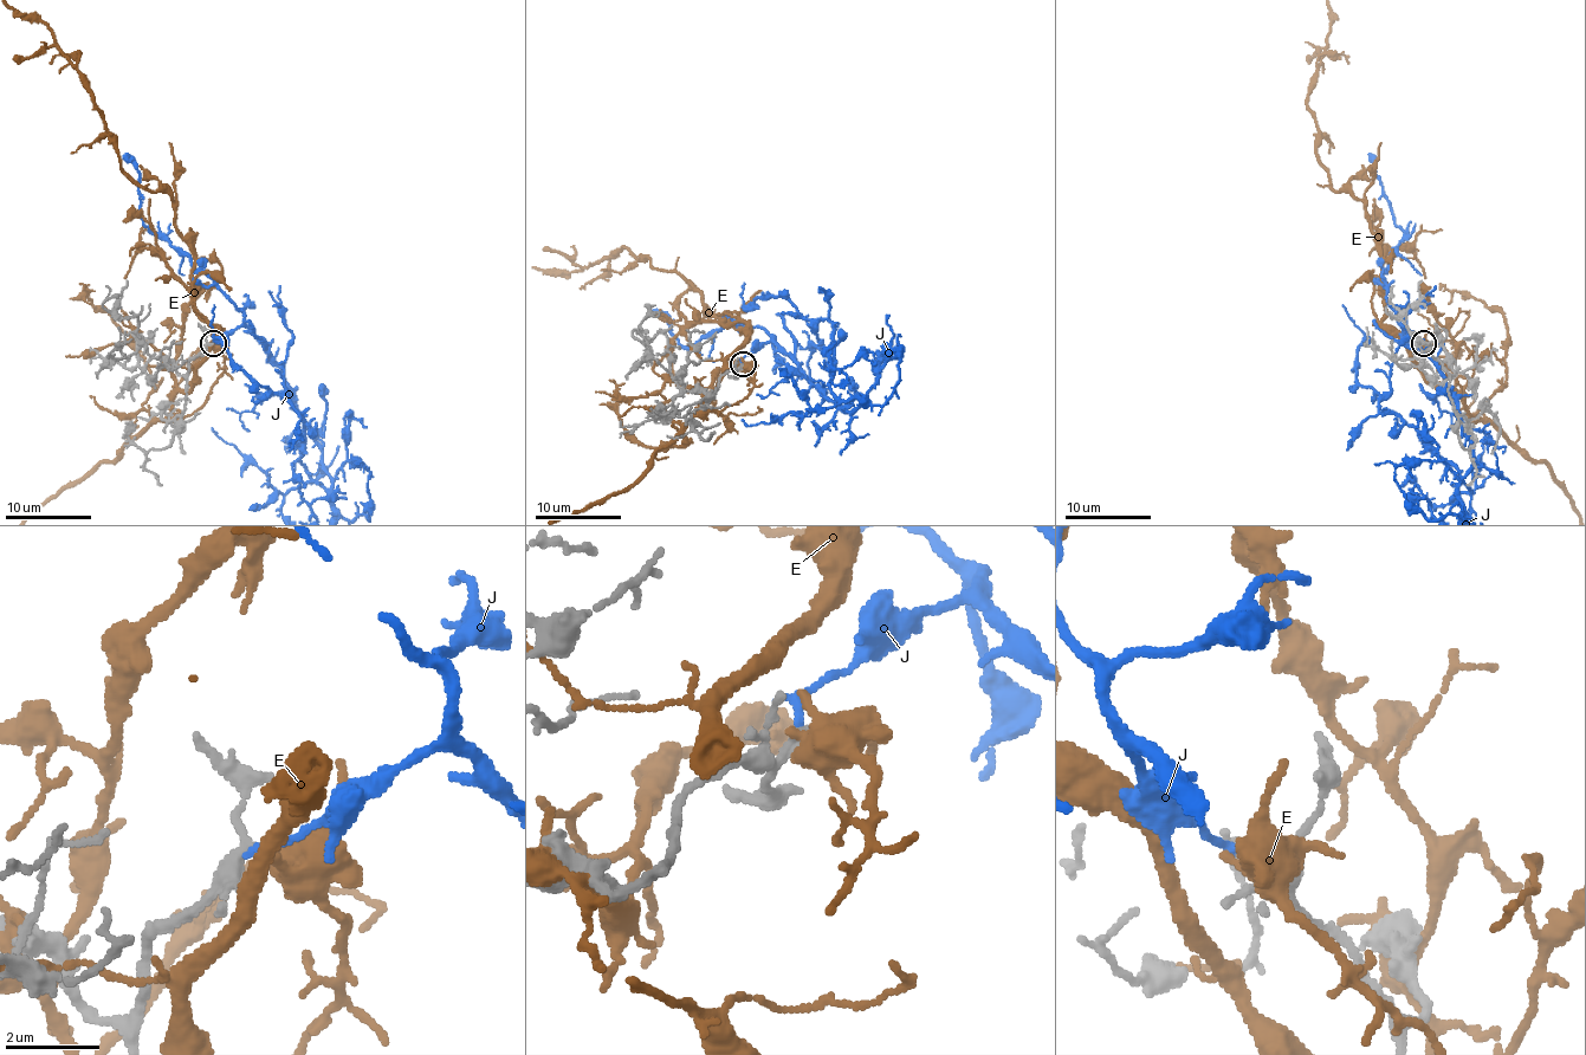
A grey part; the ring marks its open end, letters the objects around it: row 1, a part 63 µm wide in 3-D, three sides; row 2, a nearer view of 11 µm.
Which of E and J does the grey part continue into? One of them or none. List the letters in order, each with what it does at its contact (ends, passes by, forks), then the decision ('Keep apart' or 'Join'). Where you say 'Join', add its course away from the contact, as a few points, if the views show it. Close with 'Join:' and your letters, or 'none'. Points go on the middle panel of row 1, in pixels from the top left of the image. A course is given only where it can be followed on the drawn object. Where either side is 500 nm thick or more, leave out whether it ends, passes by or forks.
E: It forks there. Keep apart
J: It ends there. Keep apart
Join: none

